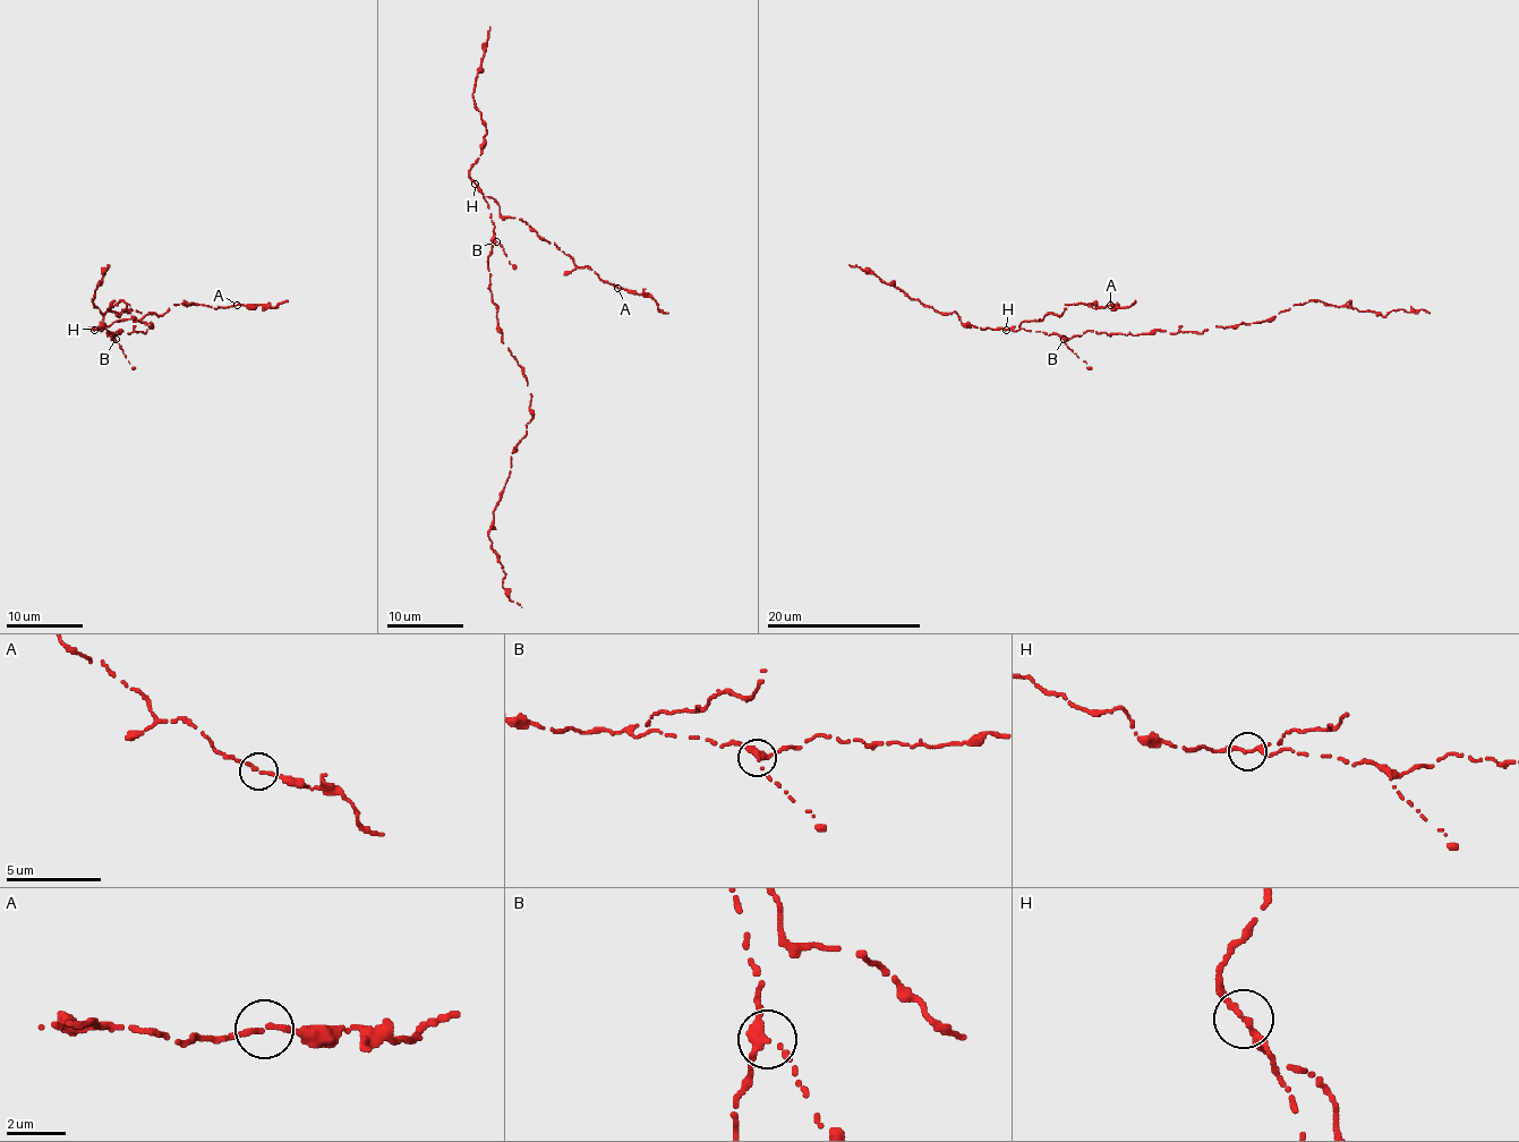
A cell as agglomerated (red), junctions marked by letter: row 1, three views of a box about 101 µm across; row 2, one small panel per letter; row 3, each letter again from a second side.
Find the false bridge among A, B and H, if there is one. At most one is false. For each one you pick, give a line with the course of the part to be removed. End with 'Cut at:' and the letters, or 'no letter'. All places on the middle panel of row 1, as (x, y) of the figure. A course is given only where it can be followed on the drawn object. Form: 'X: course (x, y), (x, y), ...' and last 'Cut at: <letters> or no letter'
H: course (475, 184), (469, 170), (483, 152), (486, 127), (475, 104), (472, 88), (491, 27)
Cut at: H

